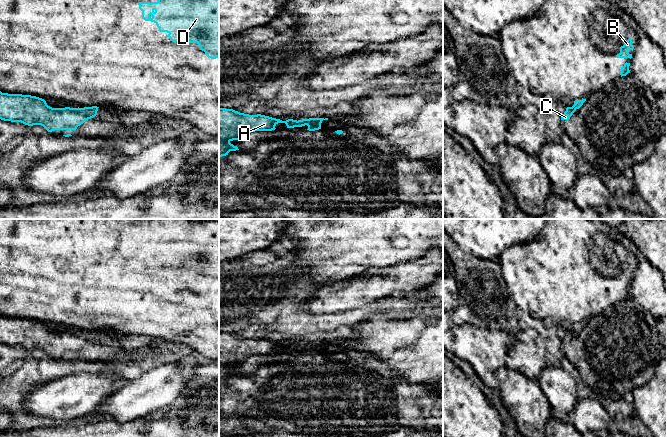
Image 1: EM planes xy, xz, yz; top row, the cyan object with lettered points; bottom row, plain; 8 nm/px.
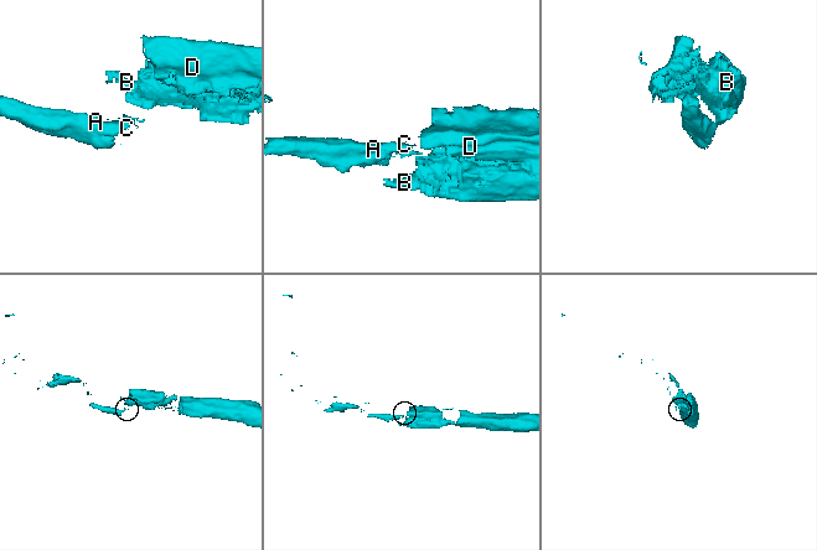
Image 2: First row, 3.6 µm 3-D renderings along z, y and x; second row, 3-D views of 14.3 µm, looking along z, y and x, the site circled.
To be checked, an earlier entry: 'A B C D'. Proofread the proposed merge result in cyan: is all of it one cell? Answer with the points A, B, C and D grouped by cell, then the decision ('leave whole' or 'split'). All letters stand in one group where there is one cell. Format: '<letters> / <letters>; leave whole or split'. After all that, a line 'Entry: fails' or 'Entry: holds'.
A C / B D; split
Entry: fails

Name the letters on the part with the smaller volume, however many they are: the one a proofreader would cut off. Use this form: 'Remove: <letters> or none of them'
Remove: A, C

